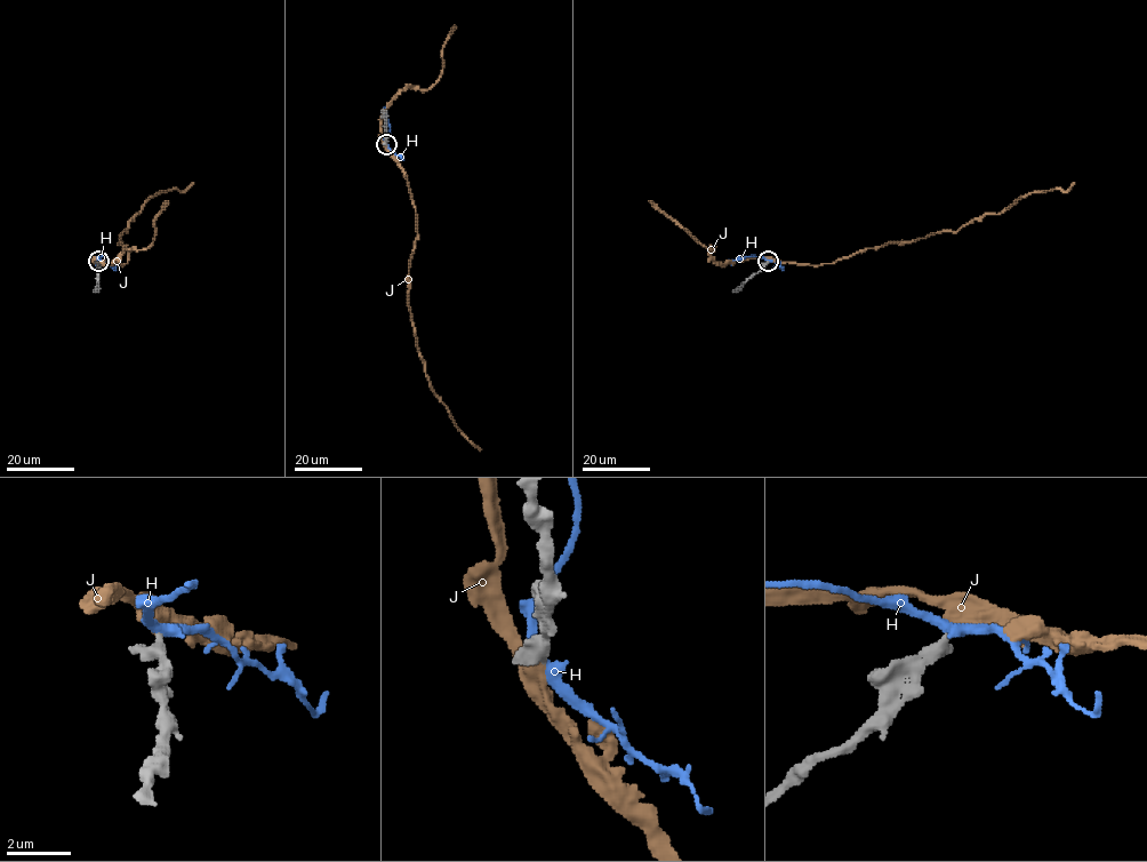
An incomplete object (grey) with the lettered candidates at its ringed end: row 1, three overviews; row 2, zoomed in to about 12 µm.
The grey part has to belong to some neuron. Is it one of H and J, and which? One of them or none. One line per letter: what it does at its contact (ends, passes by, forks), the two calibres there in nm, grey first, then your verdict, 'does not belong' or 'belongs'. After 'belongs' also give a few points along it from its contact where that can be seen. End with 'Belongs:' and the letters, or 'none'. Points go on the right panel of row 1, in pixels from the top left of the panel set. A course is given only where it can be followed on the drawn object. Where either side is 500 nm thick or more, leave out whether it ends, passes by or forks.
H: it passes by; 480 nm thick on the grey side, 360 nm on the other; does not belong
J: 500 nm thick on the grey side, 400 nm on the other; belongs; it runs (768, 261), (818, 265), (887, 244), (957, 231), (1033, 192), (1065, 192), (1073, 182)
Belongs: J

